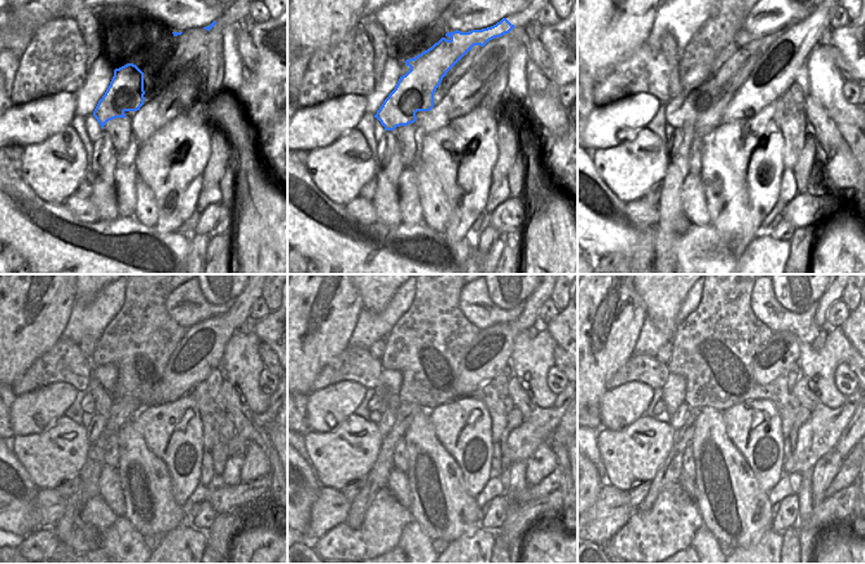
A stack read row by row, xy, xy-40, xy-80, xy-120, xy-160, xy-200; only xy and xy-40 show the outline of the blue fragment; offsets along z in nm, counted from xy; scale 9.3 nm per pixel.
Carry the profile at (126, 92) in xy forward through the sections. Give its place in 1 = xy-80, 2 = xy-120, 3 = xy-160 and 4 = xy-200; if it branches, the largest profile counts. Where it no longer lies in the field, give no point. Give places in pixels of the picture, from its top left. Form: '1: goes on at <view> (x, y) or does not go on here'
1: goes on at xy-80 (684, 109)
2: goes on at xy-120 (97, 400)
3: goes on at xy-160 (380, 404)
4: goes on at xy-200 (659, 406)

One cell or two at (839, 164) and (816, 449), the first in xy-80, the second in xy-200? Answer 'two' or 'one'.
two

